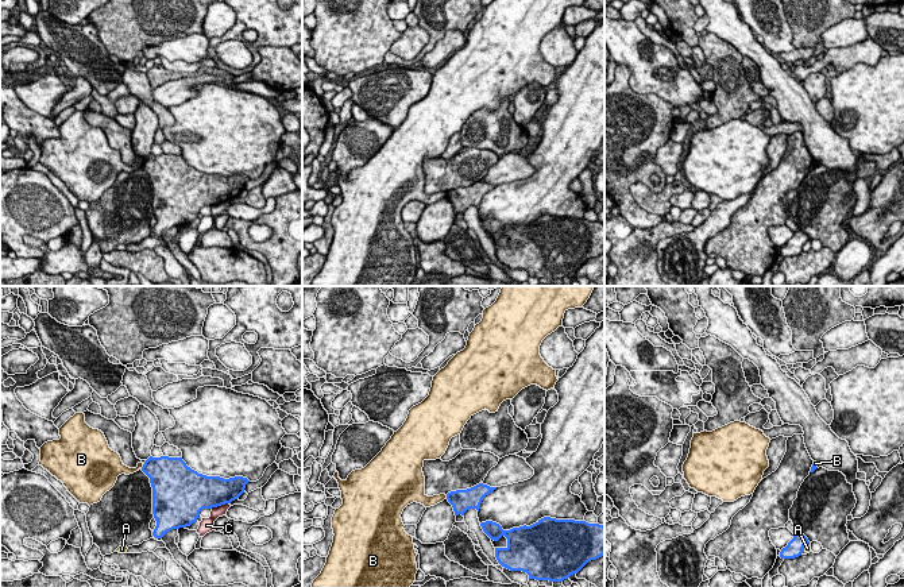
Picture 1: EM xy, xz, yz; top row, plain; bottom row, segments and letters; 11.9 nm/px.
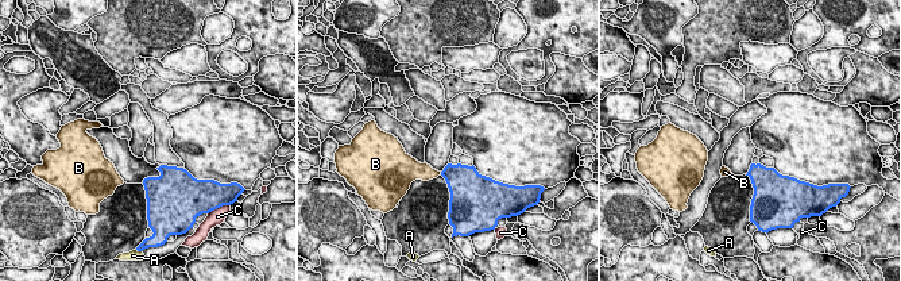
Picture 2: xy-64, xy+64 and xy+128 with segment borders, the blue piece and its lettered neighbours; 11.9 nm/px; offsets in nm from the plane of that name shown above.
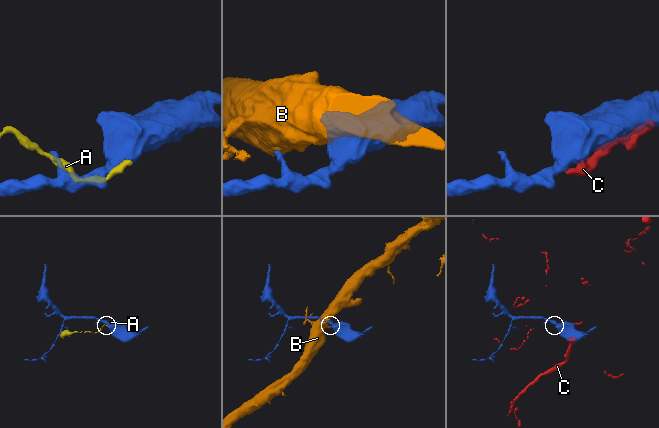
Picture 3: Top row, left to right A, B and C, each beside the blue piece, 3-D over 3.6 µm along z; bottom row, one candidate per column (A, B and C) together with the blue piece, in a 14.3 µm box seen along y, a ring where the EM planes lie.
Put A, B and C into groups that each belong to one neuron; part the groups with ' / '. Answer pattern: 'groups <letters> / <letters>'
groups A / B / C

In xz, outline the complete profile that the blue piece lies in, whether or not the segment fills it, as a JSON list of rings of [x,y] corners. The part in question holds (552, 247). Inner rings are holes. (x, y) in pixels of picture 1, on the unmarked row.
[[[544,215],[530,224],[503,228],[492,219],[480,221],[483,229],[494,239],[502,233],[507,236],[506,246],[495,246],[498,260],[510,269],[522,269],[529,277],[563,279],[577,271],[588,259],[604,252],[604,224],[575,217],[556,217]]]

